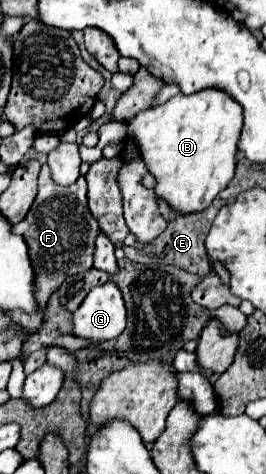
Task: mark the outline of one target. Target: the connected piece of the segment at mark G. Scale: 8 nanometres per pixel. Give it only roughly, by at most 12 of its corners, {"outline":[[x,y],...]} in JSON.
{"outline":[[120,288],[88,292],[72,316],[72,334],[92,344],[126,328]]}

